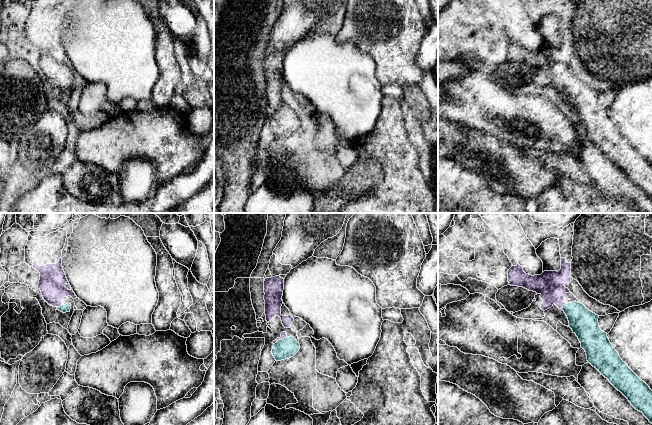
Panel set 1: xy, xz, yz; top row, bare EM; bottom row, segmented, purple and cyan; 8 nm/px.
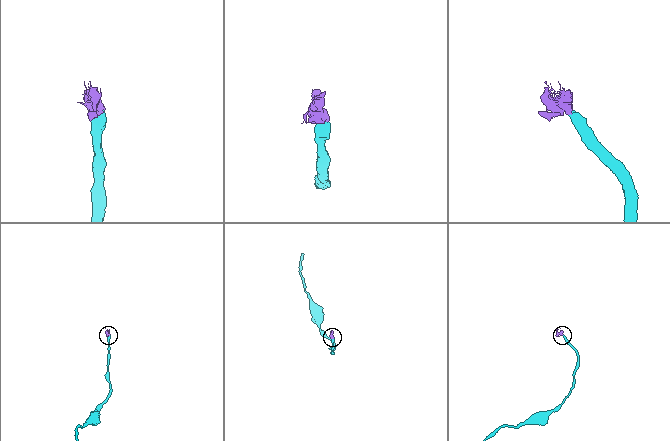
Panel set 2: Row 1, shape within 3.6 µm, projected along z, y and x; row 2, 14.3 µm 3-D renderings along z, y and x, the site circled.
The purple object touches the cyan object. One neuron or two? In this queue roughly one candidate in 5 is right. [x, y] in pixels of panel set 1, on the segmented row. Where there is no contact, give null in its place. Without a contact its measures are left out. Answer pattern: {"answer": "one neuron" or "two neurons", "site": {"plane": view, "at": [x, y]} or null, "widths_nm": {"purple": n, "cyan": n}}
{"answer": "one neuron", "site": {"plane": "yz", "at": [563, 305]}, "widths_nm": {"purple": 220, "cyan": 220}}

